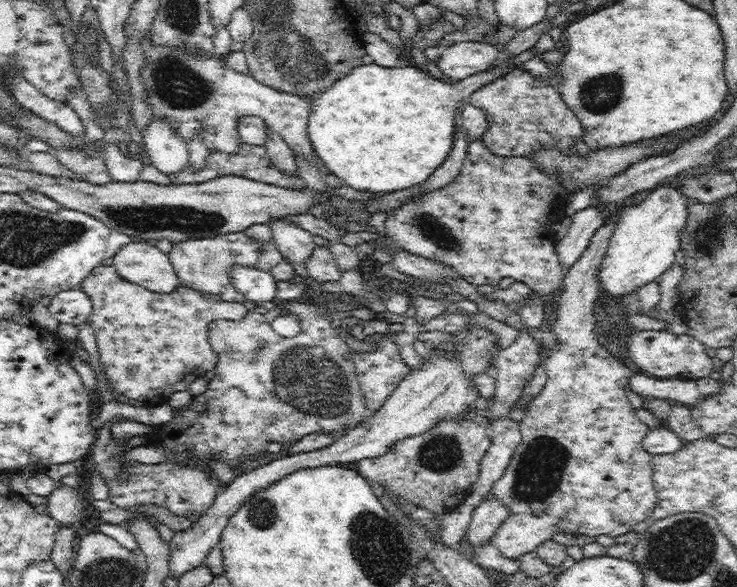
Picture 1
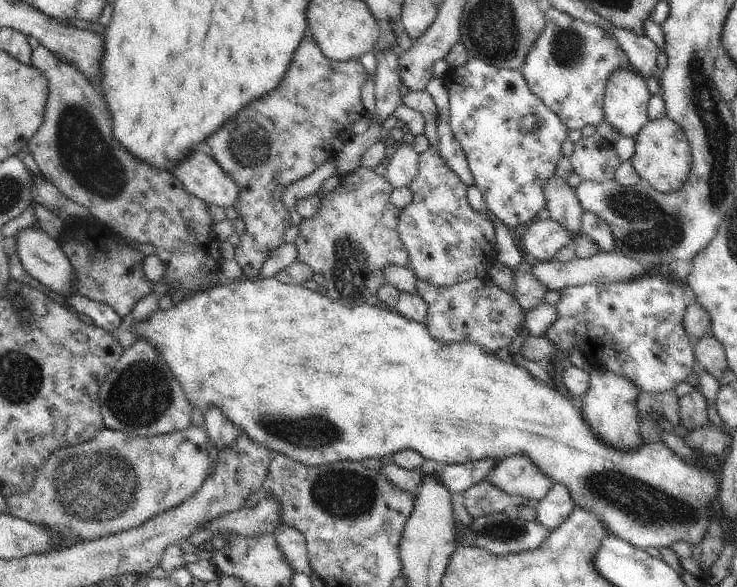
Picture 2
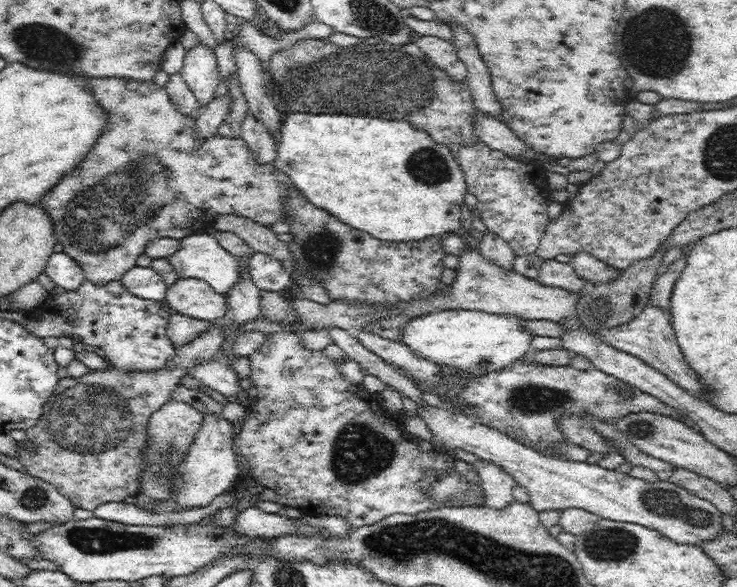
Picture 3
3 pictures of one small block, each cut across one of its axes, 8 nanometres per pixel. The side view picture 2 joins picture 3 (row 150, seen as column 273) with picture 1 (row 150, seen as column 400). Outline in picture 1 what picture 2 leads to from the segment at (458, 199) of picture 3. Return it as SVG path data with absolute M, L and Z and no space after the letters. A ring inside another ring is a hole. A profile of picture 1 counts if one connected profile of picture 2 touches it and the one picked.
M376 63L356 67L314 97L307 123L308 137L316 155L324 161L329 172L342 178L344 183L353 189L371 193L391 193L422 184L436 172L436 168L452 150L456 128L454 118L460 104L468 102L475 90L486 86L494 78L500 78L513 67L515 66L488 68L455 84L435 79L413 63L399 64L391 68Z

